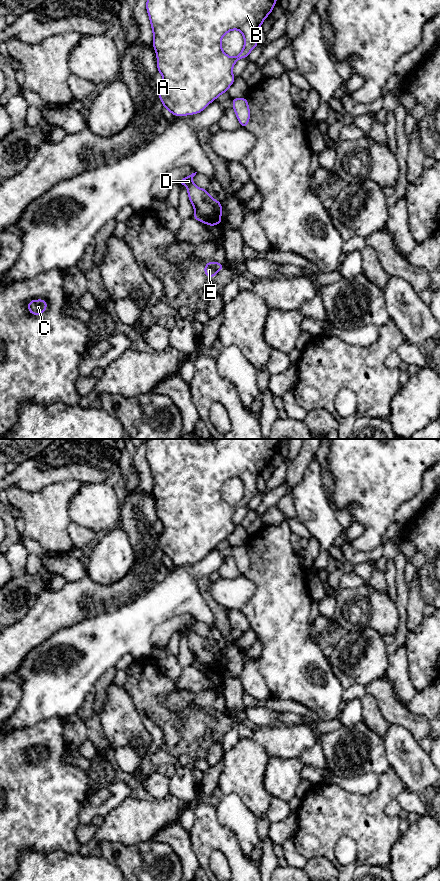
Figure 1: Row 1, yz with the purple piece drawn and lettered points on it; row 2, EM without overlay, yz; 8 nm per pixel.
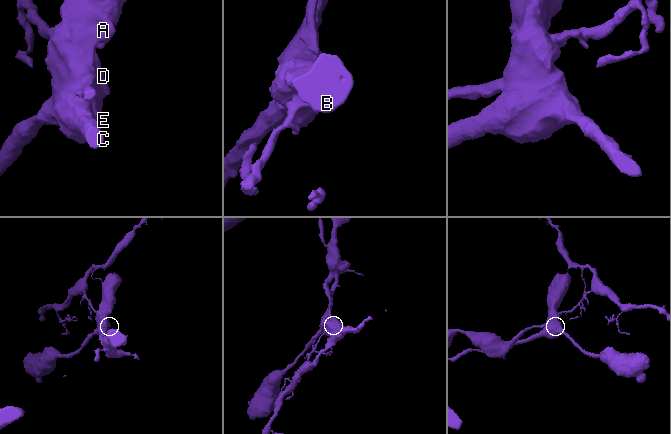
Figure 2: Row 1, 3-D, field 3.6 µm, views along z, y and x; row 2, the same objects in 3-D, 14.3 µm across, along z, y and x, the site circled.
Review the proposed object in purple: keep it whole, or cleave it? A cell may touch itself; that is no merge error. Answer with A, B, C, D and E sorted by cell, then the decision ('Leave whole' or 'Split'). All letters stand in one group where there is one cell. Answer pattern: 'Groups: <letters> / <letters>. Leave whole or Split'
Groups: A B C E / D. Split

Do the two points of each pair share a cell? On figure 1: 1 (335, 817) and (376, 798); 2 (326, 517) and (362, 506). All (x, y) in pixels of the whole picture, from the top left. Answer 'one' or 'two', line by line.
1: one
2: two

